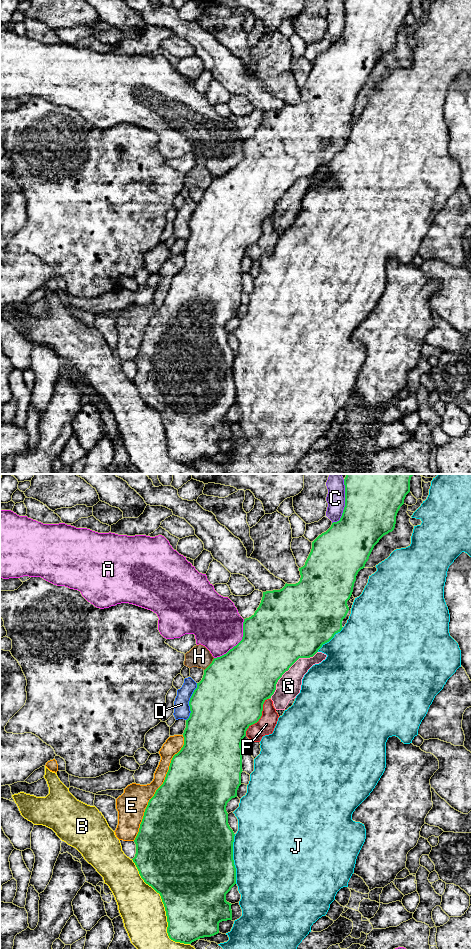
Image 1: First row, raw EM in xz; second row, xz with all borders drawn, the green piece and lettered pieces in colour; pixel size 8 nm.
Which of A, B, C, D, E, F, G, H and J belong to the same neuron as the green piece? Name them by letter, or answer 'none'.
none

